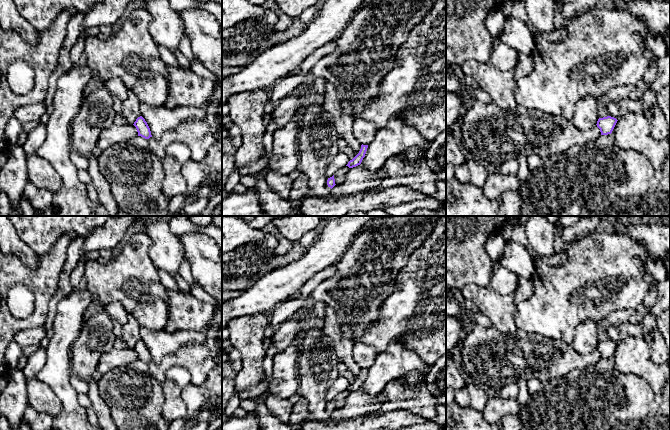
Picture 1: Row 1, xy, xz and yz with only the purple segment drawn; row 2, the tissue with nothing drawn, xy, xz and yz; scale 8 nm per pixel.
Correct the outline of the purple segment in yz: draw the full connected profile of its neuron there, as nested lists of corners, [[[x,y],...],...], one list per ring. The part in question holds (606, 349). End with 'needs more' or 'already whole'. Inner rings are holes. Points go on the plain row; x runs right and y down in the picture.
[[[607,340],[599,342],[596,349],[600,353],[601,359],[608,359],[612,357],[617,345],[616,342]]] | already whole

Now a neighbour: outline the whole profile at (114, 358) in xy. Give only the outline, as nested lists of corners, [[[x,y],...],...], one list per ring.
[[[113,348],[109,352],[104,353],[97,366],[96,377],[100,377],[109,370],[117,367],[123,367],[129,365],[138,359],[137,353],[134,349],[124,348],[115,349]]]

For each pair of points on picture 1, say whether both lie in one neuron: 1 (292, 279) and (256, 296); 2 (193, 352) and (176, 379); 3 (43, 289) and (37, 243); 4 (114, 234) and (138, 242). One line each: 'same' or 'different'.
1: same
2: different
3: different
4: different

